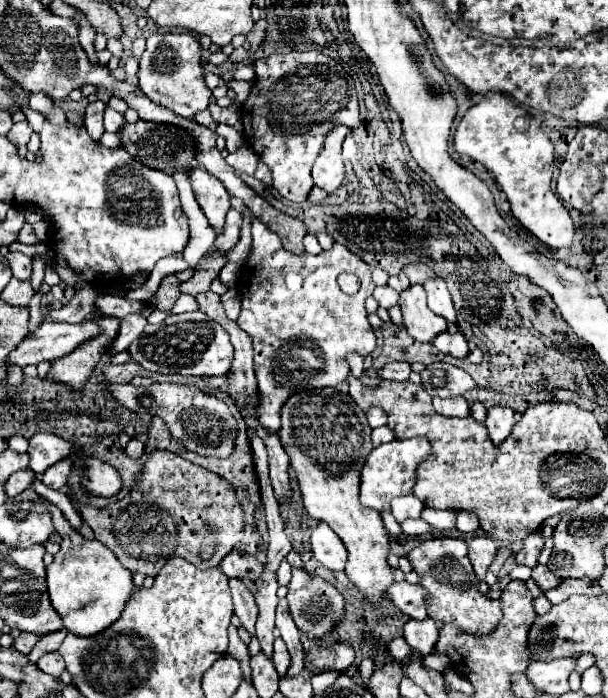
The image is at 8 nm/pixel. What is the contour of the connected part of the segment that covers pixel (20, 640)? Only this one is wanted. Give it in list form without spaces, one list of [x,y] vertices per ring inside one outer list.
[[[21,633],[17,637],[17,641],[13,641],[13,649],[17,649],[23,655],[27,655],[27,653],[31,653],[31,649],[33,649],[33,645],[37,641],[39,641],[39,637],[33,637],[33,633]]]

